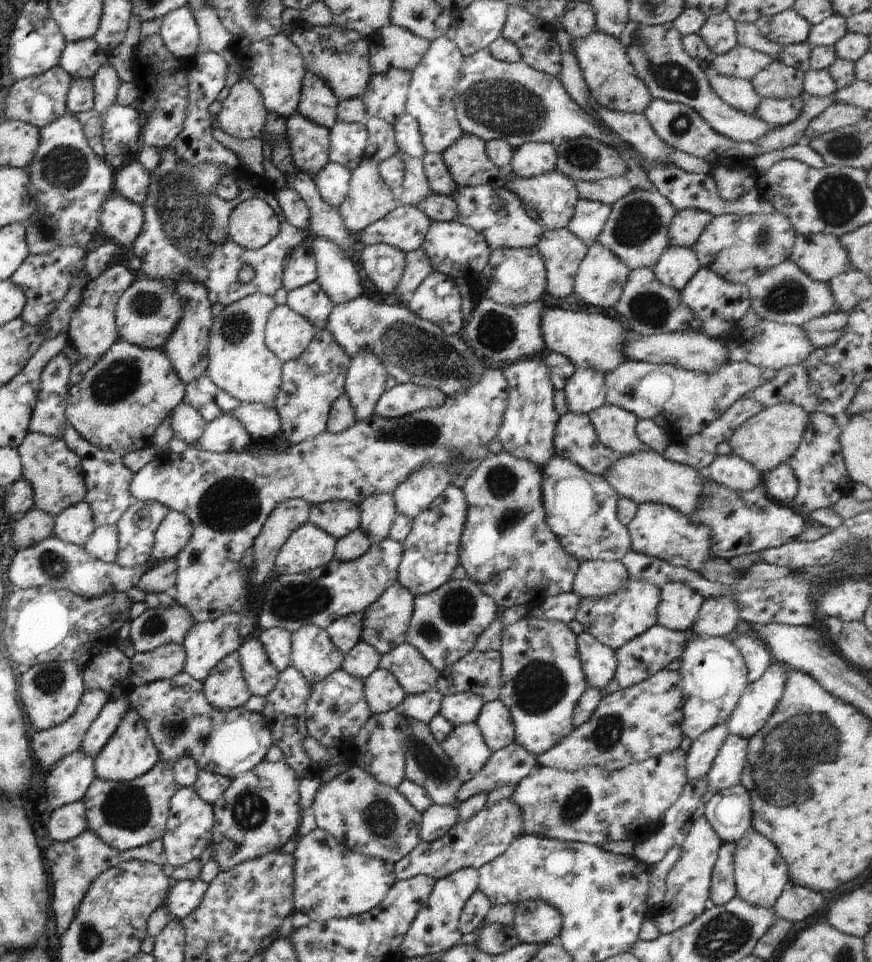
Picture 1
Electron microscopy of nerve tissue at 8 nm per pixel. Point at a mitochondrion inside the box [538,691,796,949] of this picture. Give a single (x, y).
(607, 731)

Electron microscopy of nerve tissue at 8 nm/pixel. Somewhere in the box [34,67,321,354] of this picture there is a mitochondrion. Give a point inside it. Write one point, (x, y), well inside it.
(183, 214)

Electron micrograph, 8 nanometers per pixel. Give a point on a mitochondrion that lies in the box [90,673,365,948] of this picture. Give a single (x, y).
(129, 808)

